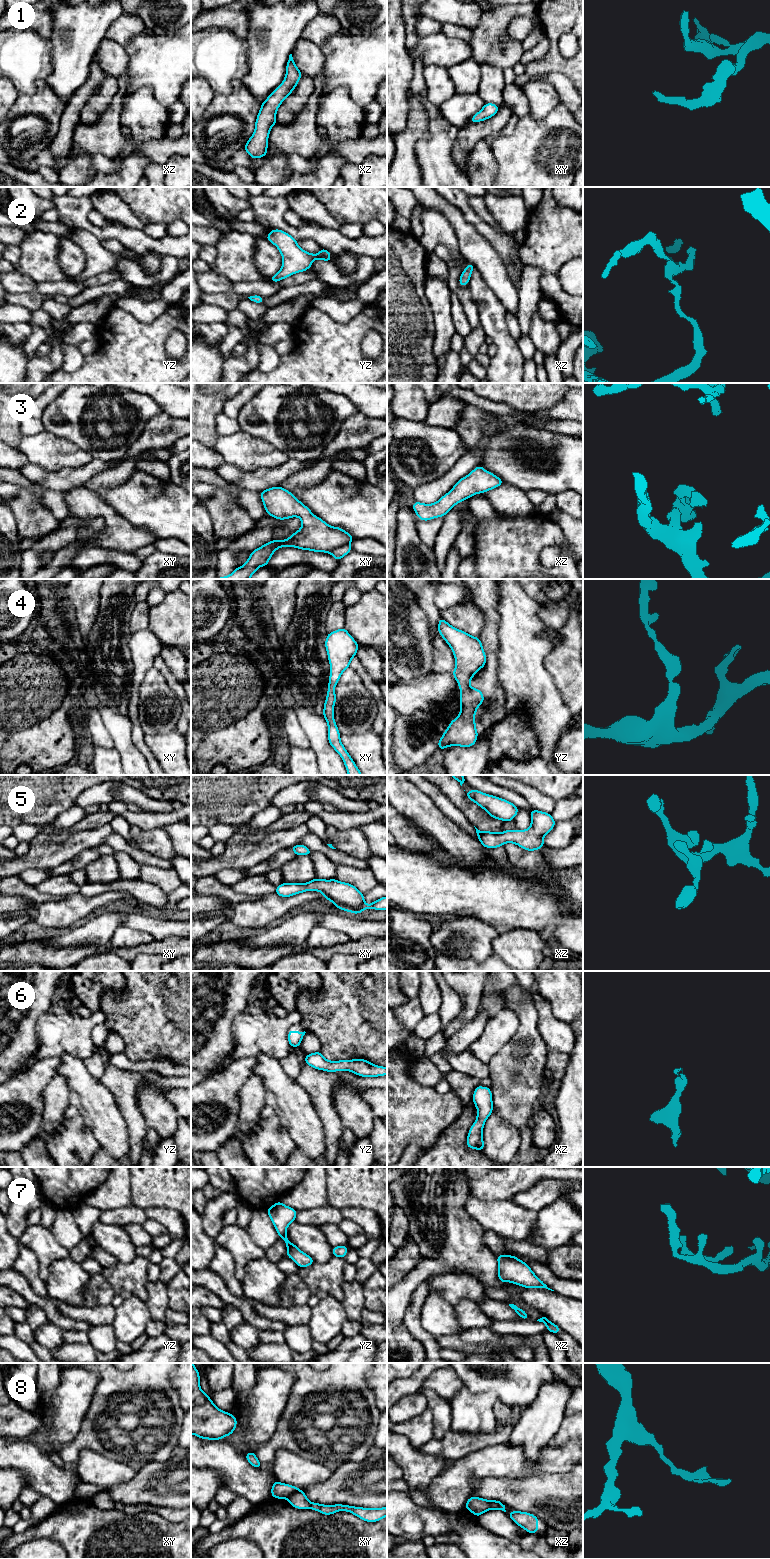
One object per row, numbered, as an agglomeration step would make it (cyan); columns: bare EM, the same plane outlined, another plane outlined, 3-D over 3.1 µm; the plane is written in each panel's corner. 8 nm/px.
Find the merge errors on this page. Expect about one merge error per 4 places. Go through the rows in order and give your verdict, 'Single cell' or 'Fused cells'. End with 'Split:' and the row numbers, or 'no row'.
1: Single cell
2: Single cell
3: Single cell
4: Single cell
5: Single cell
6: Single cell
7: Single cell
8: Fused cells
Split: 8

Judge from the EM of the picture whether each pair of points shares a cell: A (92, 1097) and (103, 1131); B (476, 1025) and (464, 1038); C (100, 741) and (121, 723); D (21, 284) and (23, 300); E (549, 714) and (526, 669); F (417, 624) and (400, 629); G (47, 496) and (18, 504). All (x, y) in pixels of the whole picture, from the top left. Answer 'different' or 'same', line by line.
A: same
B: same
C: different
D: different
E: same
F: same
G: different

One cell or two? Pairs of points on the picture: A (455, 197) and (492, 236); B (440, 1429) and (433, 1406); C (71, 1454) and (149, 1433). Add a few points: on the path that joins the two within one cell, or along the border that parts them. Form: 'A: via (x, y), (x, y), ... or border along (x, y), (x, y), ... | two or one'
A: via (464, 207), (482, 227) | one
B: via (440, 1423), (439, 1412) | one
C: via (90, 1436), (96, 1433), (130, 1433) | one

